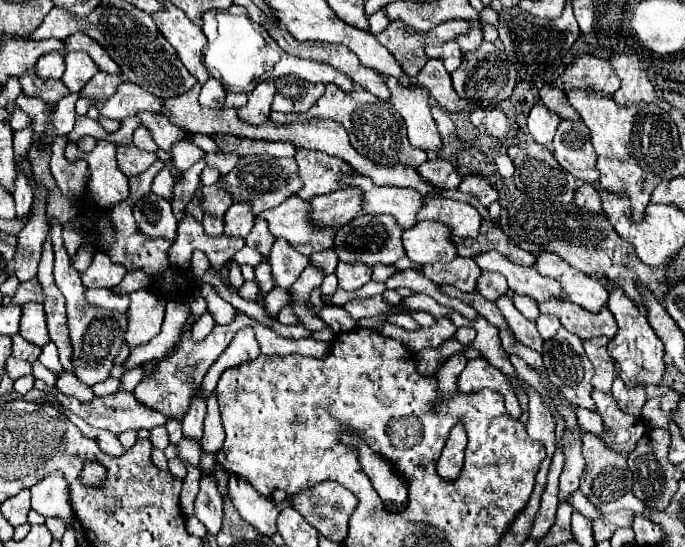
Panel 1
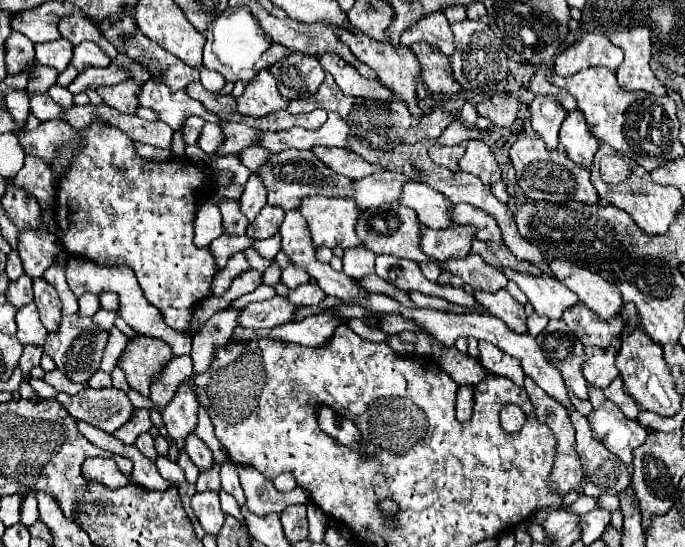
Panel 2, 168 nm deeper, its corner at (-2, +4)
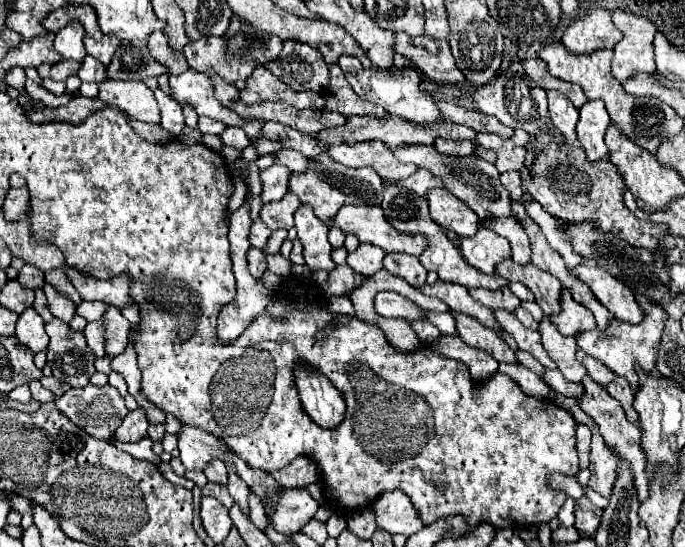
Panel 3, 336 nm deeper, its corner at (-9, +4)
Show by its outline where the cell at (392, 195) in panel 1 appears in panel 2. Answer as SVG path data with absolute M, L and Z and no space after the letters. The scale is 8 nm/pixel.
M410 181L408 185L404 185L400 203L410 205L418 213L418 219L424 227L448 229L450 225L454 225L452 223L454 205L426 183Z

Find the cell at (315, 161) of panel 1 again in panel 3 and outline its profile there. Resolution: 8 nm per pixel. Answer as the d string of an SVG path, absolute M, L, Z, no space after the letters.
M367 141L355 145L341 143L329 147L329 155L347 167L371 167L383 179L405 179L417 171L415 165L397 161L381 141Z

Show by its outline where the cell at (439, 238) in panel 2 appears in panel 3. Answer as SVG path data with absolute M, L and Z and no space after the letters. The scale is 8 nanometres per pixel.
M481 227L473 237L461 237L459 249L463 257L483 273L495 273L495 265L501 259L511 257L509 241L485 227Z

